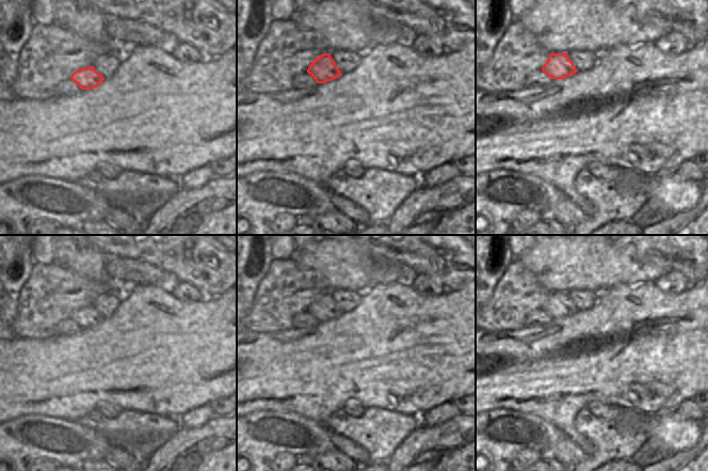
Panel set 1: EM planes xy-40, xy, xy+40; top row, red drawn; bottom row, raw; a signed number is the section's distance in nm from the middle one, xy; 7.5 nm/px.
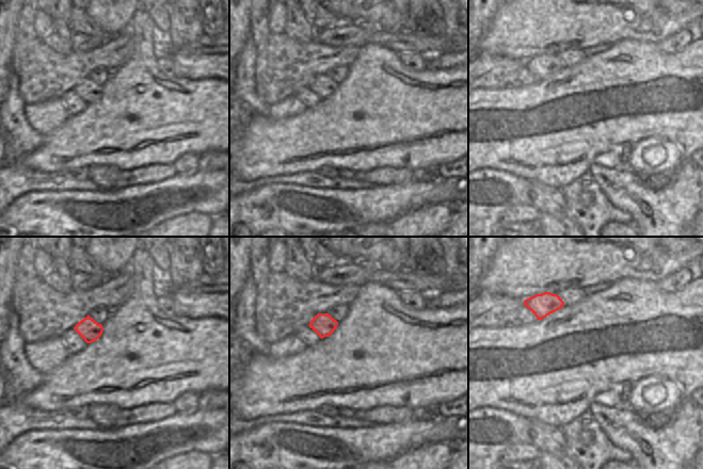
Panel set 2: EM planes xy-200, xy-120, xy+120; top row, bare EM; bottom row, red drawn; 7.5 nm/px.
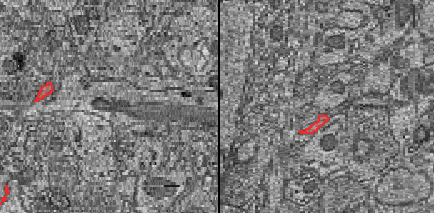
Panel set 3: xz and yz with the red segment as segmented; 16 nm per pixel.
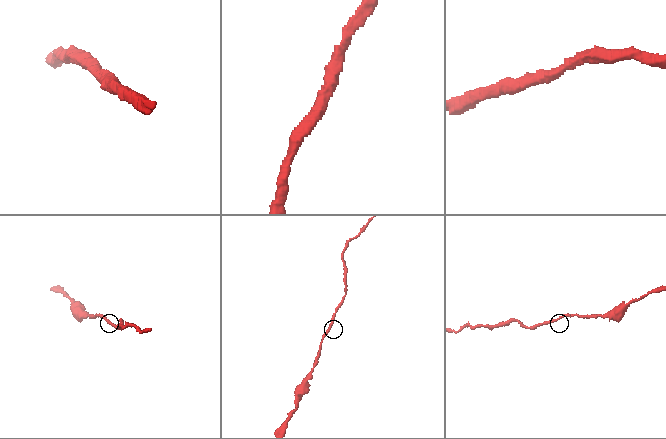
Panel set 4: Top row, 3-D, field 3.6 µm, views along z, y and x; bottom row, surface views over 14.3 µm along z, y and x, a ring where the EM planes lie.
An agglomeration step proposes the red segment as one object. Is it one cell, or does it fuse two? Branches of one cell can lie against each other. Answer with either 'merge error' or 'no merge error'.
no merge error

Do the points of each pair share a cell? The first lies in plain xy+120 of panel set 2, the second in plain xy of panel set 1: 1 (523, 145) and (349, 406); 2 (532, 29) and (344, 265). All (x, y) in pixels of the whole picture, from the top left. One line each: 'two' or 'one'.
1: two
2: one

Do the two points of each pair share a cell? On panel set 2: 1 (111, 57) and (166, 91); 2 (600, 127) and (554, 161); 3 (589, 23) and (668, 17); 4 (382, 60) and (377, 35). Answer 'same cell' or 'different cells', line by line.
1: different cells
2: same cell
3: same cell
4: different cells

